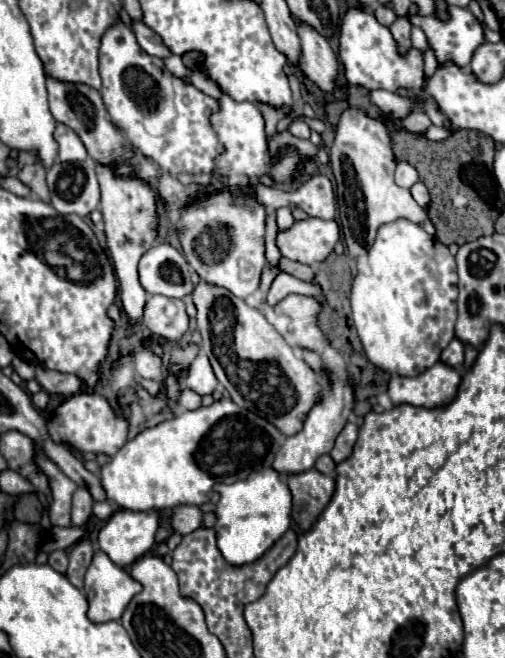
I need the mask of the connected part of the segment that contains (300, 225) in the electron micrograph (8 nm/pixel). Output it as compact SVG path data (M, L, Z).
M306 217L302 221L294 221L290 229L278 231L276 247L286 259L314 265L324 261L334 251L340 235L336 221Z

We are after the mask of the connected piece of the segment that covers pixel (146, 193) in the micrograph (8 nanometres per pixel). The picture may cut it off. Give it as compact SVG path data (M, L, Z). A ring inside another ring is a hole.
M96 165L96 175L100 183L100 211L104 215L104 225L106 225L106 241L108 249L112 253L112 263L116 277L120 281L120 299L124 305L124 311L130 315L130 323L142 321L142 309L146 303L146 291L142 289L138 281L138 261L140 257L154 245L156 241L156 199L154 191L150 185L144 181L130 177L116 177L110 167Z

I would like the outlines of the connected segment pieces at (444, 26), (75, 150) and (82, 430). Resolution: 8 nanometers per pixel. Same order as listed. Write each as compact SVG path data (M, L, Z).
M448 7L448 13L450 13L450 21L441 21L435 15L420 16L415 14L409 17L412 25L420 28L425 28L426 39L428 39L428 45L430 49L434 51L436 55L436 61L438 65L444 65L444 63L456 63L456 67L460 69L466 69L470 65L470 59L476 51L476 47L480 47L480 43L484 43L484 29L482 29L482 23L468 11L468 9L462 9L462 7Z
M58 123L54 139L60 145L60 161L84 161L88 157L84 143L80 143L80 137L70 127Z
M78 393L70 399L64 399L50 415L48 423L48 435L56 439L56 443L70 445L78 451L92 451L92 453L106 453L114 455L124 443L128 433L128 421L116 417L116 413L110 409L106 399L100 393Z

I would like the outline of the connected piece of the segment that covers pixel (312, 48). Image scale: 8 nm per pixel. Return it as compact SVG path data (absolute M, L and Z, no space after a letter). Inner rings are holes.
M296 23L302 41L302 71L324 93L336 91L336 79L340 75L340 63L330 43L312 27Z

